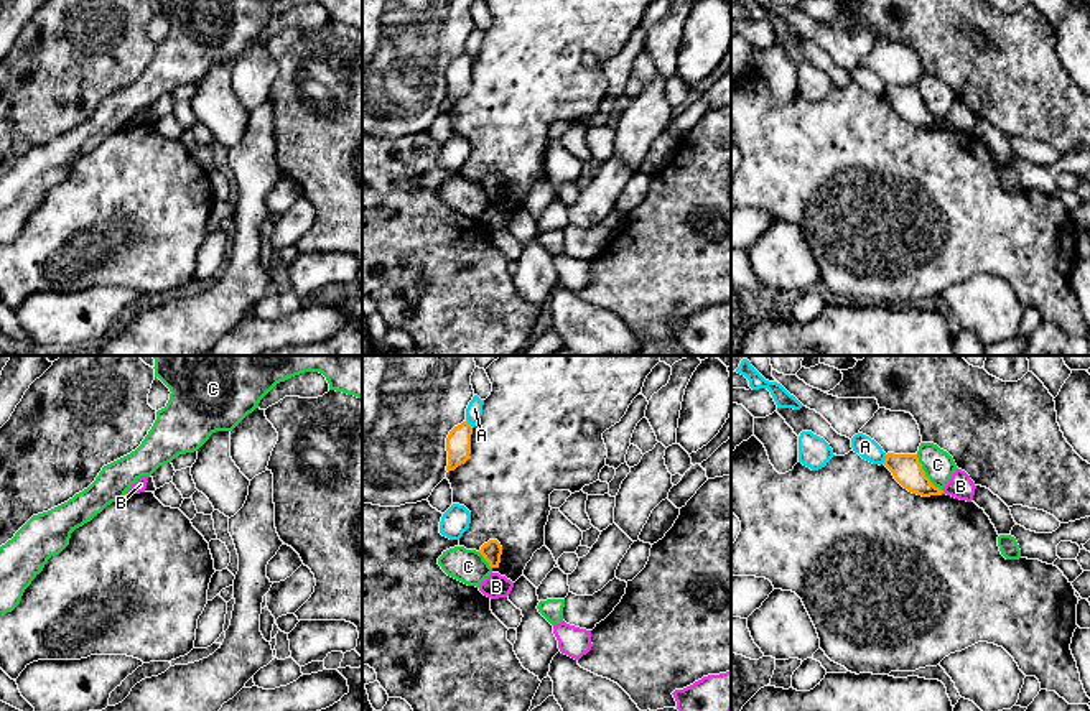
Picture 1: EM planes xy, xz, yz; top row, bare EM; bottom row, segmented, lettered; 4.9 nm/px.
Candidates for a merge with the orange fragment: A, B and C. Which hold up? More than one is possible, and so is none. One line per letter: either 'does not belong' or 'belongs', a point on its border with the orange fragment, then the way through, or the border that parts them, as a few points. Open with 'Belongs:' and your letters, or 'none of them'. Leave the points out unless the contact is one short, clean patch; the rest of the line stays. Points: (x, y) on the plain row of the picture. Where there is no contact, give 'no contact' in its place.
Belongs: none of them
A: does not belong; meets orange in yz at (885, 91)
B: does not belong; meets orange in yz at (942, 122); border along yz (940, 120), (944, 124)
C: does not belong; meets orange in yz at (924, 104); border along yz (916, 86), (924, 106), (940, 120)

